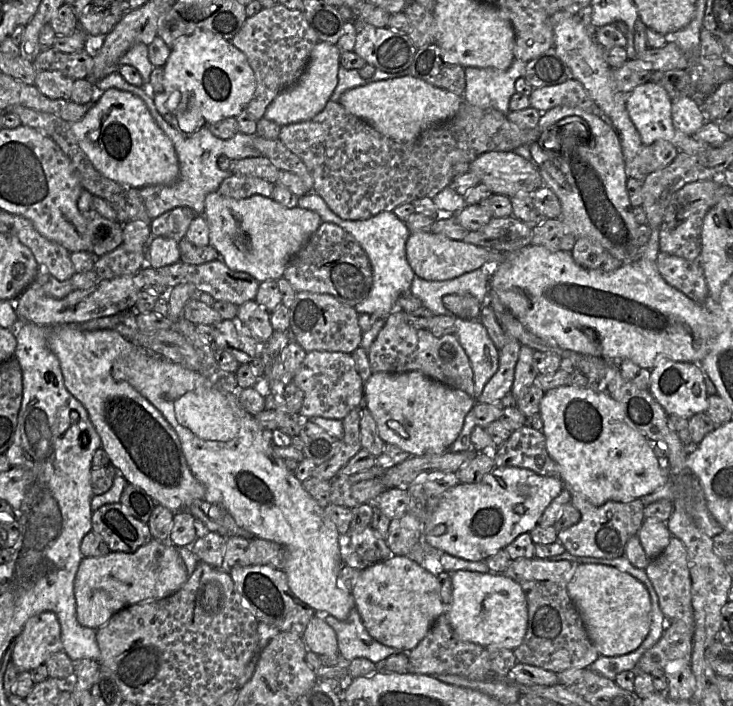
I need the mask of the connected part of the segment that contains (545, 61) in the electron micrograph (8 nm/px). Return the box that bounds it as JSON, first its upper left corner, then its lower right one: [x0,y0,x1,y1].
[525,48,572,89]

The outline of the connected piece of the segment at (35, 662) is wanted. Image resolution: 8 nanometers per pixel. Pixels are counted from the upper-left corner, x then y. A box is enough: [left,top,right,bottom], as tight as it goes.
[11,611,63,673]

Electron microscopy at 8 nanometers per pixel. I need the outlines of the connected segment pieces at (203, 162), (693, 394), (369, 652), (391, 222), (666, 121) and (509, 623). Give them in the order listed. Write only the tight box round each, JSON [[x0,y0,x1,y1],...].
[[95,70,261,220],[649,361,709,419],[315,608,404,665],[298,191,416,319],[626,81,714,154],[446,570,528,650]]

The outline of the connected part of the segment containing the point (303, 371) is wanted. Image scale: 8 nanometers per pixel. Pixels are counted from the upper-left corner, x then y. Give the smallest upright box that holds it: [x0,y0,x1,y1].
[286,351,365,420]

